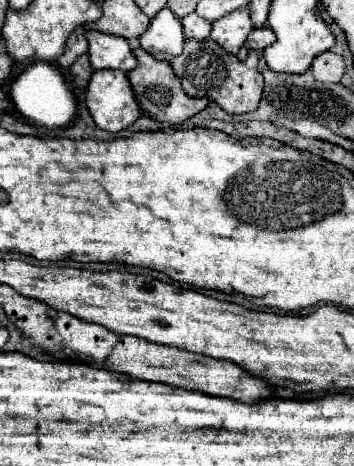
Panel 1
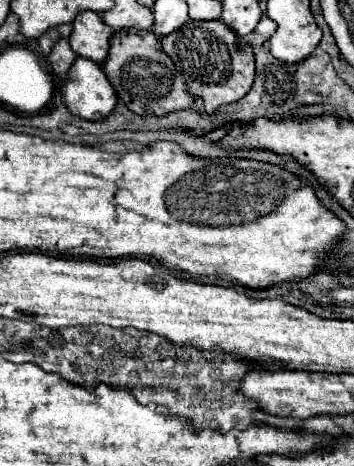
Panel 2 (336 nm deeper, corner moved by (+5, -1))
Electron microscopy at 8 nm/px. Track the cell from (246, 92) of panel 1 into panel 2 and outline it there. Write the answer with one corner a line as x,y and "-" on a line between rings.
188,20
182,28
164,36
162,46
184,76
188,92
204,100
204,110
208,114
216,112
222,104
244,98
252,88
254,52
242,50
238,36
222,20

